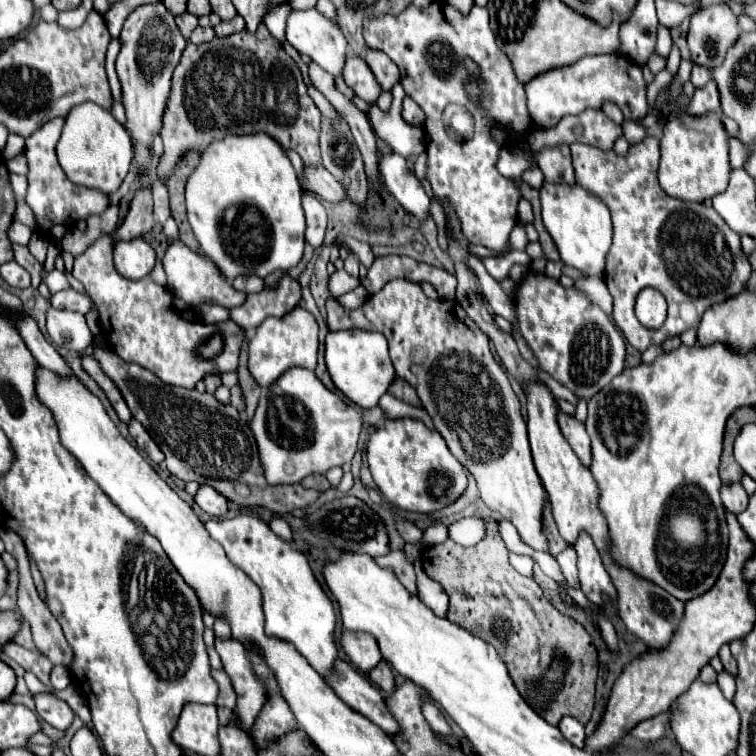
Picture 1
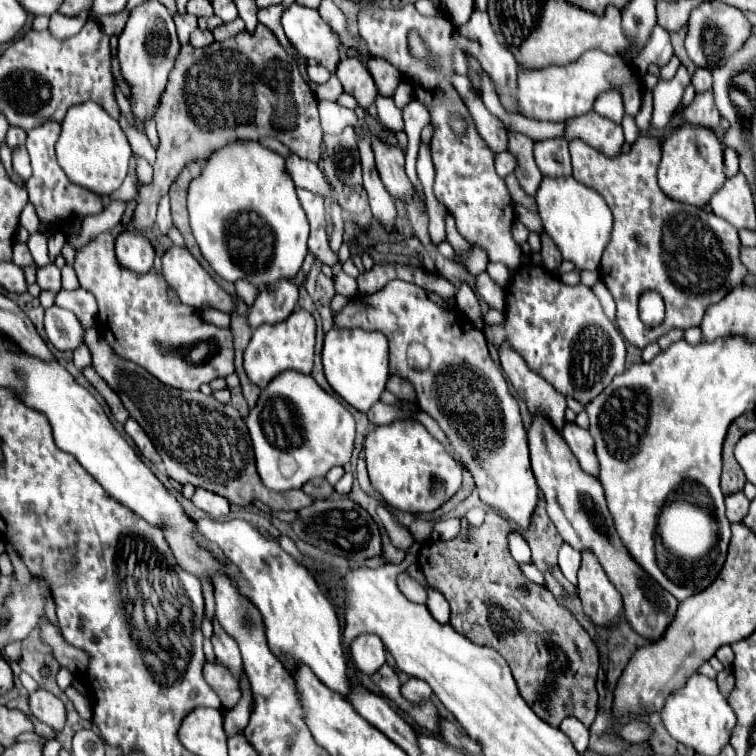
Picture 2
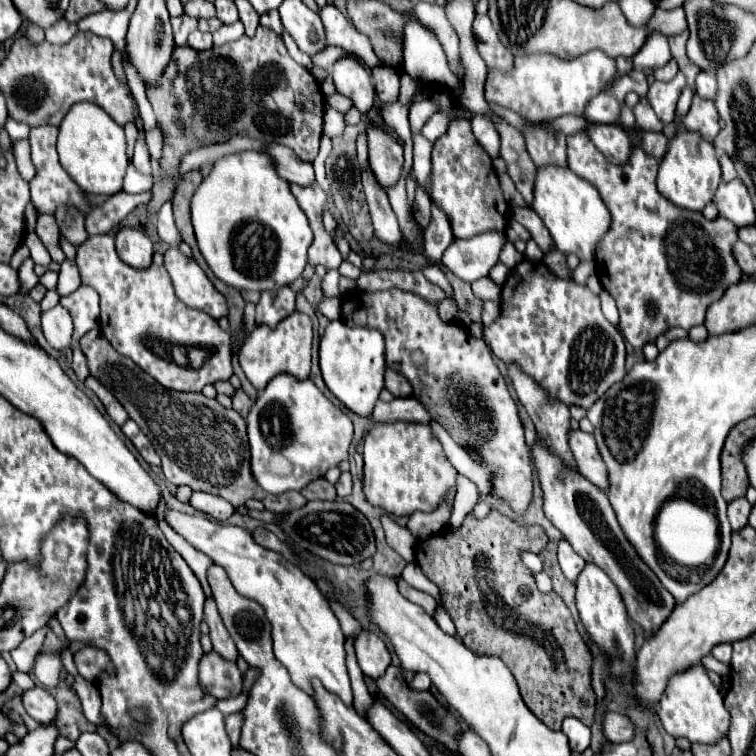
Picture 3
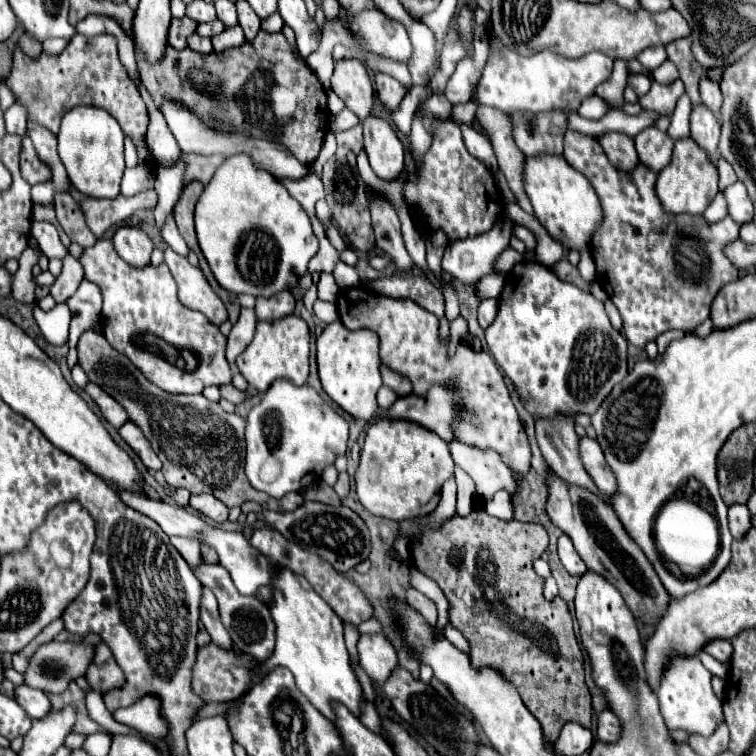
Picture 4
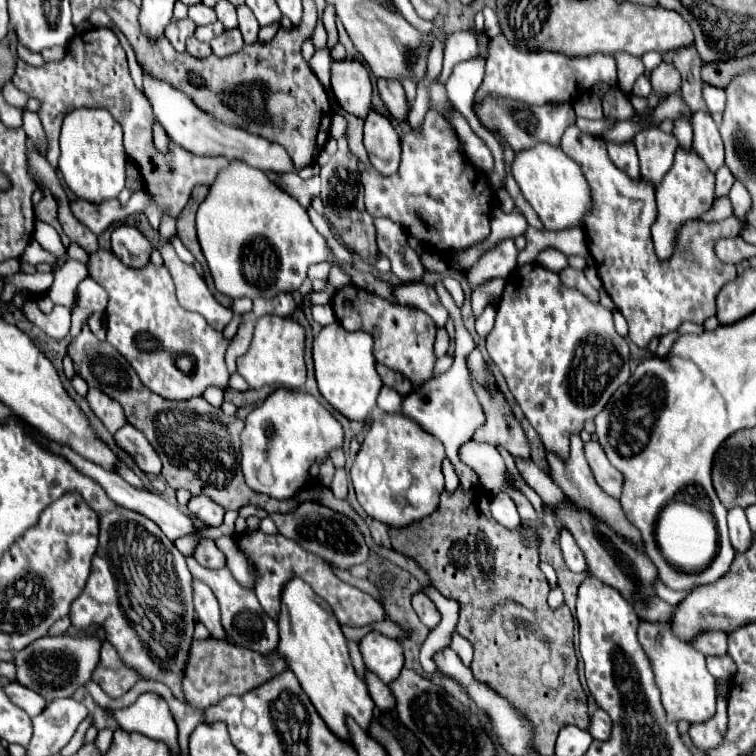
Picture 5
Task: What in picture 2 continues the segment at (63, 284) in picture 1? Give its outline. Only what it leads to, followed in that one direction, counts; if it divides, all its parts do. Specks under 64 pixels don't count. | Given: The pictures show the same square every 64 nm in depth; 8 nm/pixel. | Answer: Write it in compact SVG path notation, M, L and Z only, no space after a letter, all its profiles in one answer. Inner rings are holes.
M54 264L46 266L46 268L38 268L38 280L40 288L46 288L50 292L60 292L62 290L62 278L60 278L60 268L56 268Z

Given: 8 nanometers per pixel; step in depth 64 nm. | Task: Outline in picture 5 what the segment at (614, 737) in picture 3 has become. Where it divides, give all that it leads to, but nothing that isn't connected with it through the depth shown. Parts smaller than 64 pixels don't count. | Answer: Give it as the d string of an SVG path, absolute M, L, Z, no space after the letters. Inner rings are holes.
M596 710L592 720L590 720L588 732L596 740L608 740L608 736L612 734L612 718L604 710Z

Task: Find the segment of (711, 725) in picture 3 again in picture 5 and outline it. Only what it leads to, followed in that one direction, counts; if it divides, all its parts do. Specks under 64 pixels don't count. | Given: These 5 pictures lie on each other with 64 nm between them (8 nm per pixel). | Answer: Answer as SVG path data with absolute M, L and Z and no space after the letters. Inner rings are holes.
M640 622L638 640L652 662L656 684L662 692L662 704L664 704L668 722L686 720L688 724L702 724L710 720L716 712L716 680L706 670L704 654L692 648L690 644L684 644L682 640L678 640L670 632L670 628L664 628L662 622L654 622L654 624ZM660 634L662 634L662 642L656 640Z

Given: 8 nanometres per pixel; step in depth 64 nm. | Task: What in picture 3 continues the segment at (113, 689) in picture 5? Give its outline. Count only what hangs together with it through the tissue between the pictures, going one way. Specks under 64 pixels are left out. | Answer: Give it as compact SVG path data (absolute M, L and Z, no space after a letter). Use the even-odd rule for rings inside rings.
M82 648L82 650L76 650L72 656L74 656L74 666L78 674L92 682L96 680L96 674L100 674L104 668L106 670L110 668L108 656L98 648Z

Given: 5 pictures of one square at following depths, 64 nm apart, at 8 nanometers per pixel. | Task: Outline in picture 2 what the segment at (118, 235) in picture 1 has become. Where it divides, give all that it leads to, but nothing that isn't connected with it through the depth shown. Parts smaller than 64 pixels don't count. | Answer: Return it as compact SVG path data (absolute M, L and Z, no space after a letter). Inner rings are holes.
M258 24L254 34L244 30L224 42L212 42L204 48L194 48L192 44L182 46L174 70L170 72L168 86L156 112L160 148L154 164L154 182L148 188L138 190L140 200L126 226L128 232L152 228L156 222L158 200L168 192L180 170L192 160L204 162L212 150L230 140L260 140L270 136L286 144L304 160L320 160L322 128L316 96L300 76L296 62L264 24ZM176 86L182 86L180 94L182 102L186 102L186 110L180 108L180 112L176 112Z

